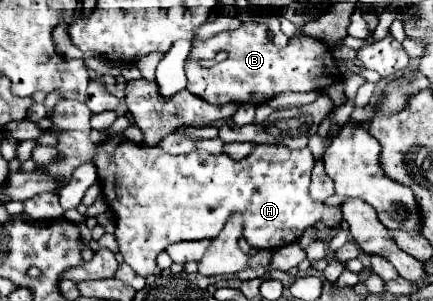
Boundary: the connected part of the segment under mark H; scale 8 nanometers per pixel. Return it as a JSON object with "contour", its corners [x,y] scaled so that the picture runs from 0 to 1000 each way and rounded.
{"contour":[[[145,329],[122,369],[109,382],[118,402],[113,435],[132,449],[127,495],[136,502],[132,528],[113,548],[85,548],[85,568],[113,575],[132,595],[136,641],[169,588],[169,561],[192,542],[215,542],[233,635],[242,648],[242,674],[252,701],[266,714],[266,801],[275,814],[275,841],[289,874],[321,914],[339,920],[358,907],[358,854],[386,827],[395,807],[413,801],[450,801],[450,794],[492,794],[506,781],[510,754],[538,708],[557,708],[566,721],[566,794],[589,827],[644,827],[654,814],[681,807],[700,767],[727,748],[737,728],[755,748],[774,754],[788,734],[783,688],[751,688],[741,668],[723,668],[714,654],[714,601],[727,528],[718,502],[704,495],[663,495],[654,482],[589,482],[584,508],[566,528],[533,528],[520,508],[487,515],[478,502],[446,502],[432,515],[395,515],[367,488],[344,488],[330,475],[312,475],[303,462],[284,462],[275,449],[252,449],[238,475],[215,475],[210,442],[210,369],[187,336]]]}

